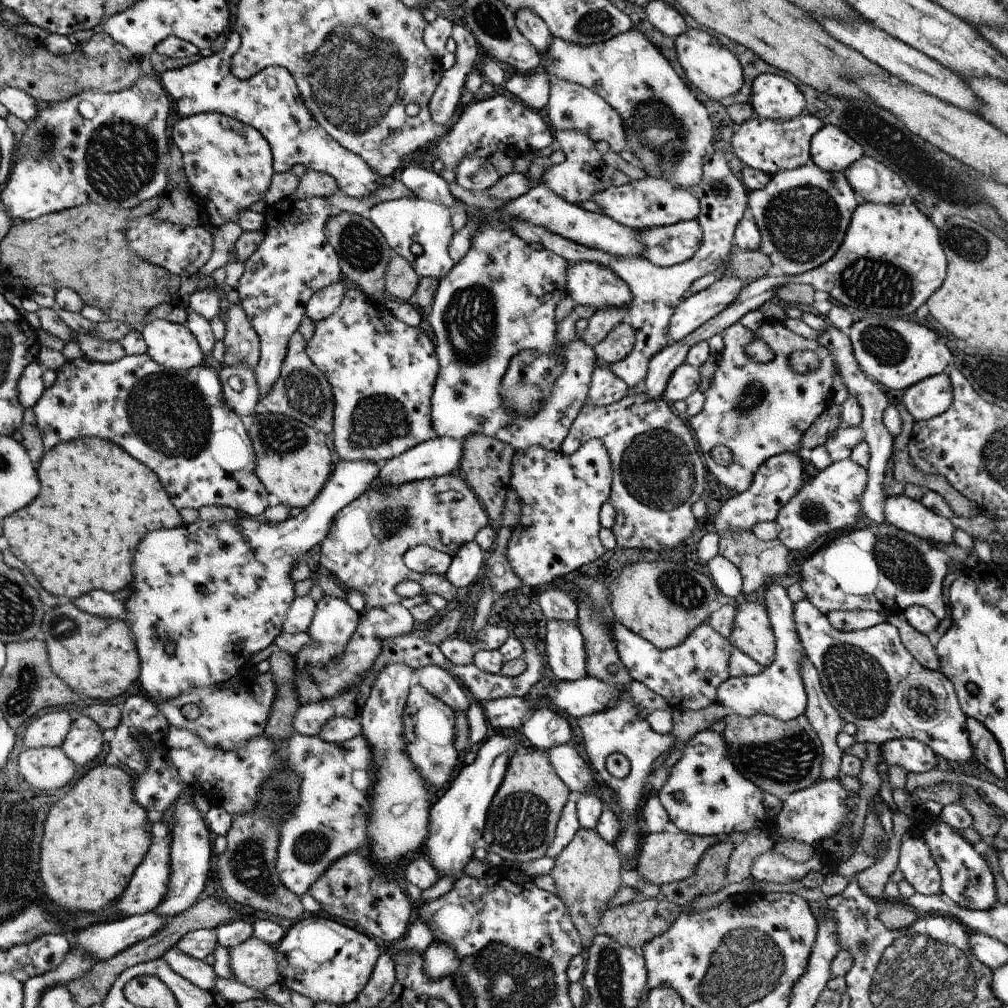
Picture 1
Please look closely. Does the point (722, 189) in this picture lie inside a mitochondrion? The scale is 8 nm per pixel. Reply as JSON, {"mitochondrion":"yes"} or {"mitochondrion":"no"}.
{"mitochondrion":"yes"}

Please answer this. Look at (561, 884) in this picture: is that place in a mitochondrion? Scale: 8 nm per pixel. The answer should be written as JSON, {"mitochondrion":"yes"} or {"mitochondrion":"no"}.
{"mitochondrion":"no"}

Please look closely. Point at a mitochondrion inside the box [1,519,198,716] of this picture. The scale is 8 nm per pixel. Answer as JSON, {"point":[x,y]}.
{"point":[62,626]}

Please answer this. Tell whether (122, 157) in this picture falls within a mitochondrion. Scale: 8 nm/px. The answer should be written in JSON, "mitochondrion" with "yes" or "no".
{"mitochondrion":"yes"}

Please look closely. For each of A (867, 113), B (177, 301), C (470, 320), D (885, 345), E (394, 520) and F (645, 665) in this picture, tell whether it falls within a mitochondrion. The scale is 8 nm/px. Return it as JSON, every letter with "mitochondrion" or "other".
{"A":"mitochondrion","B":"other","C":"mitochondrion","D":"mitochondrion","E":"mitochondrion","F":"other"}

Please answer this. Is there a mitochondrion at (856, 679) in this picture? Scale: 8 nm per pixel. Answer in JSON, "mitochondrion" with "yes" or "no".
{"mitochondrion":"yes"}

